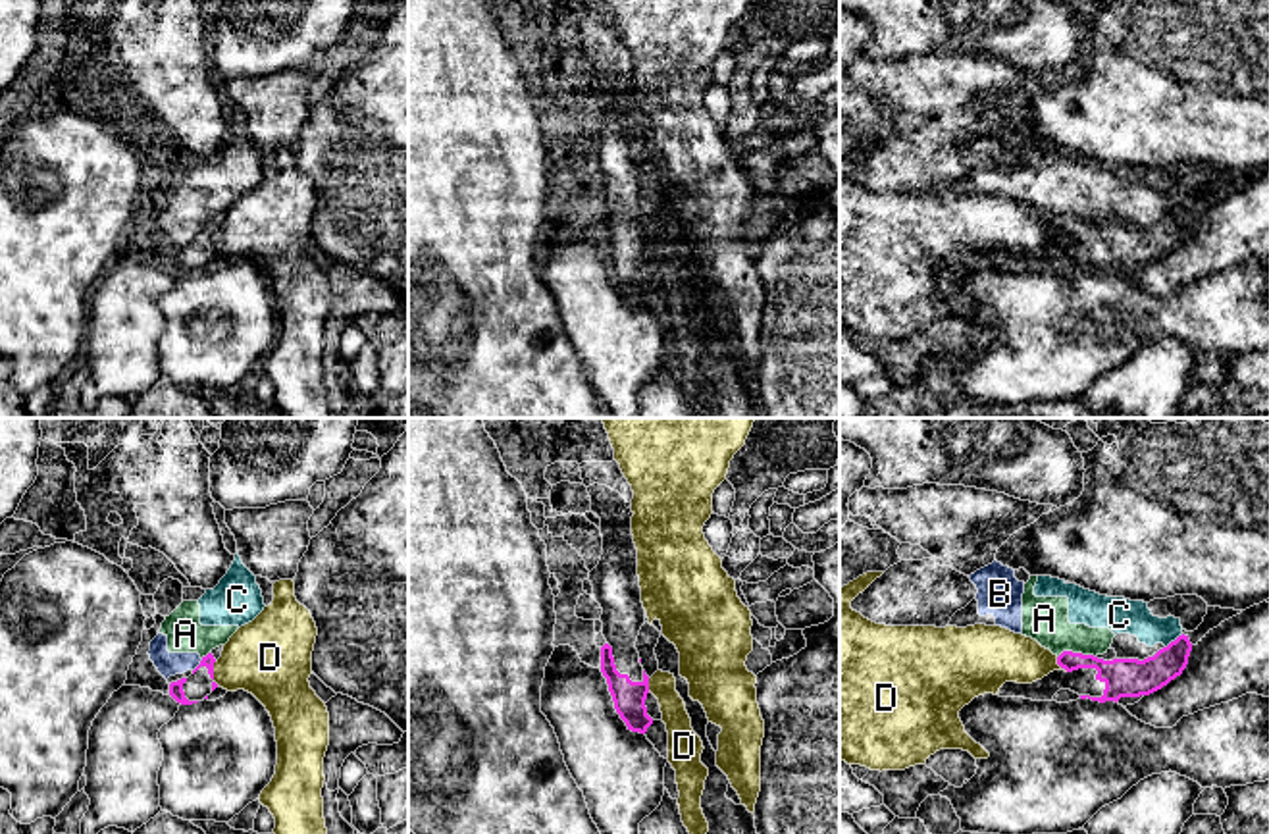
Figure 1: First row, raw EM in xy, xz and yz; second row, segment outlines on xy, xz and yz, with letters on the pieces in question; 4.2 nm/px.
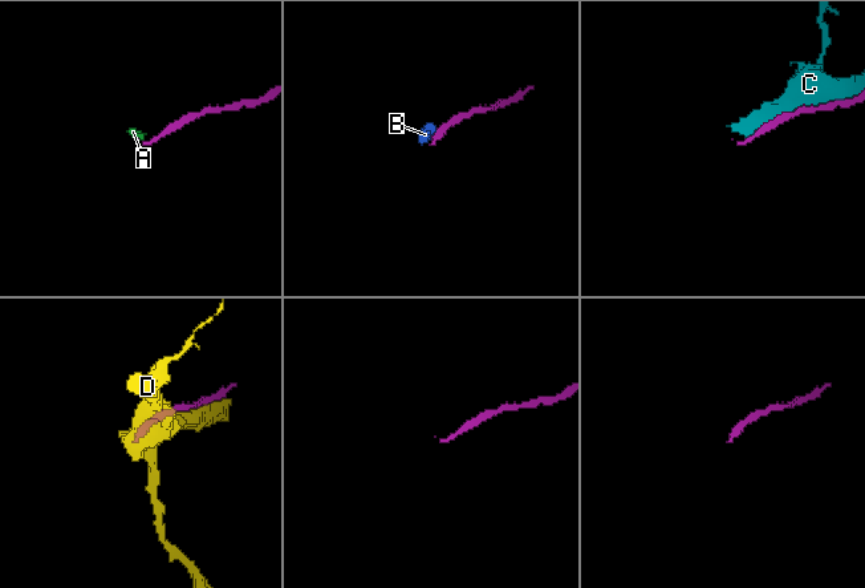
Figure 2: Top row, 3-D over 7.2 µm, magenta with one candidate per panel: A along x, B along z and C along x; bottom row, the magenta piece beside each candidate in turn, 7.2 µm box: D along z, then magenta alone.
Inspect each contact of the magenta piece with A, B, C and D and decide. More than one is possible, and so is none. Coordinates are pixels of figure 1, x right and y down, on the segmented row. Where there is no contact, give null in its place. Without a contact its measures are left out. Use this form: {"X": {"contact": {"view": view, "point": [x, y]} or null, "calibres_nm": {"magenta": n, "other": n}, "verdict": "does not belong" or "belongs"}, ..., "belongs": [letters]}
{"A": {"contact": {"view": "yz", "point": [1075, 653]}, "calibres_nm": {"magenta": 160, "other": 190}, "verdict": "does not belong"}, "B": {"contact": {"view": "xy", "point": [199, 665]}, "calibres_nm": {"magenta": 50, "other": 100}, "verdict": "does not belong"}, "C": {"contact": {"view": "yz", "point": [1175, 640]}, "calibres_nm": {"magenta": 160, "other": 150}, "verdict": "does not belong"}, "D": {"contact": {"view": "xy", "point": [212, 673]}, "calibres_nm": {"magenta": 50, "other": 340}, "verdict": "does not belong"}, "belongs": []}

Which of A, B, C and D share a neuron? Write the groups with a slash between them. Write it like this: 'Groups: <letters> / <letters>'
Groups: A B C / D

